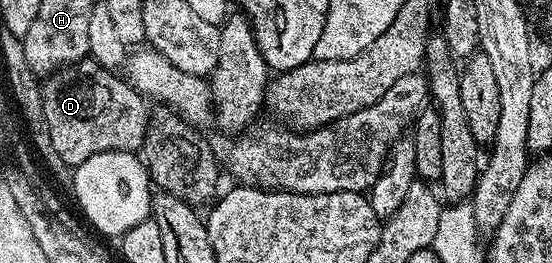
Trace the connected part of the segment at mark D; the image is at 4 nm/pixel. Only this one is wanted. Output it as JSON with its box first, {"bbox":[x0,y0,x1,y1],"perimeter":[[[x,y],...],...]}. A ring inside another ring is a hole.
{"bbox":[41,59,151,167],"perimeter":[[[86,59],[68,67],[59,69],[55,73],[50,73],[44,78],[41,86],[44,114],[47,115],[48,130],[51,131],[52,145],[54,145],[56,153],[59,154],[63,162],[70,167],[76,167],[83,163],[83,159],[91,159],[91,155],[99,155],[103,151],[127,151],[128,153],[140,150],[145,143],[145,133],[149,130],[151,124],[151,112],[145,104],[146,98],[138,93],[124,76],[116,77],[118,74],[111,69],[103,68],[100,63],[92,59]]]}

